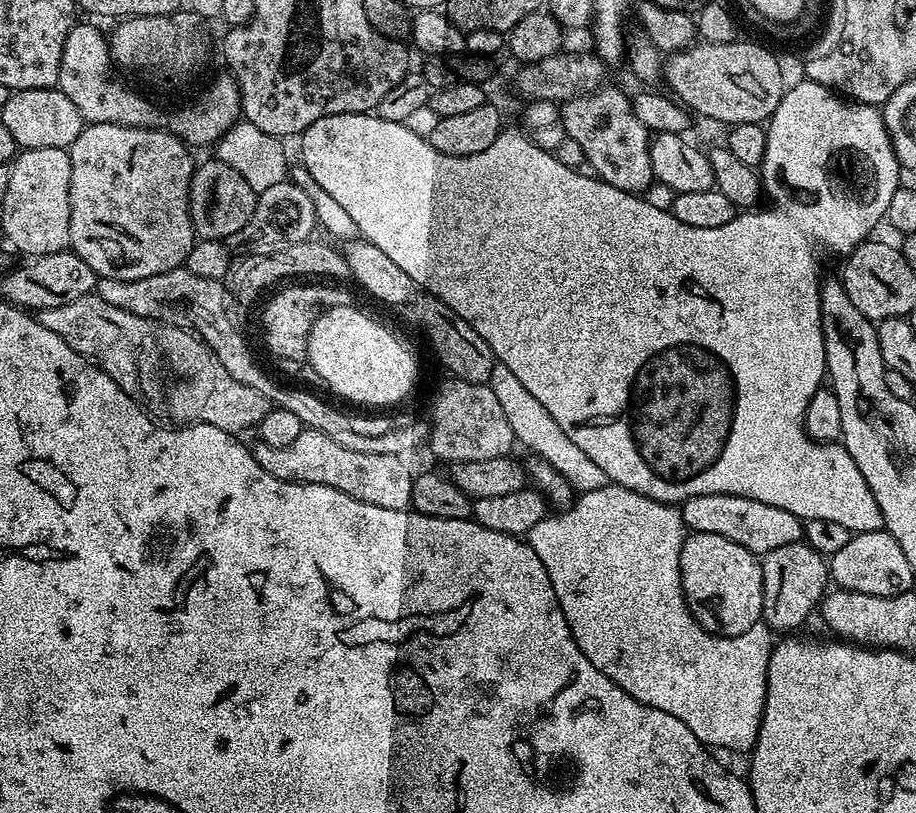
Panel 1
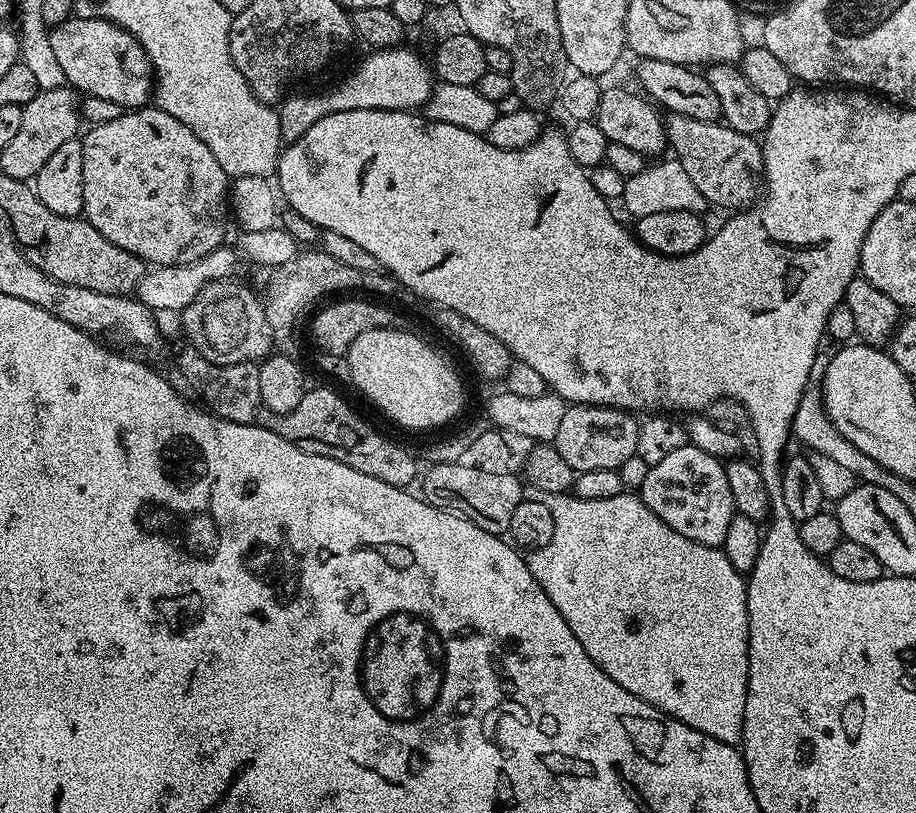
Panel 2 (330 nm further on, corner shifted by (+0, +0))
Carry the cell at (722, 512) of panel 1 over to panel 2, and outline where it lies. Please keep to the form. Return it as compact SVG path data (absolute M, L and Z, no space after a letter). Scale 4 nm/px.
M689 443L649 467L638 495L654 514L658 514L658 518L662 518L662 522L666 522L666 526L670 526L670 530L678 530L682 538L690 538L708 548L723 545L726 530L733 516L737 515L724 464Z

